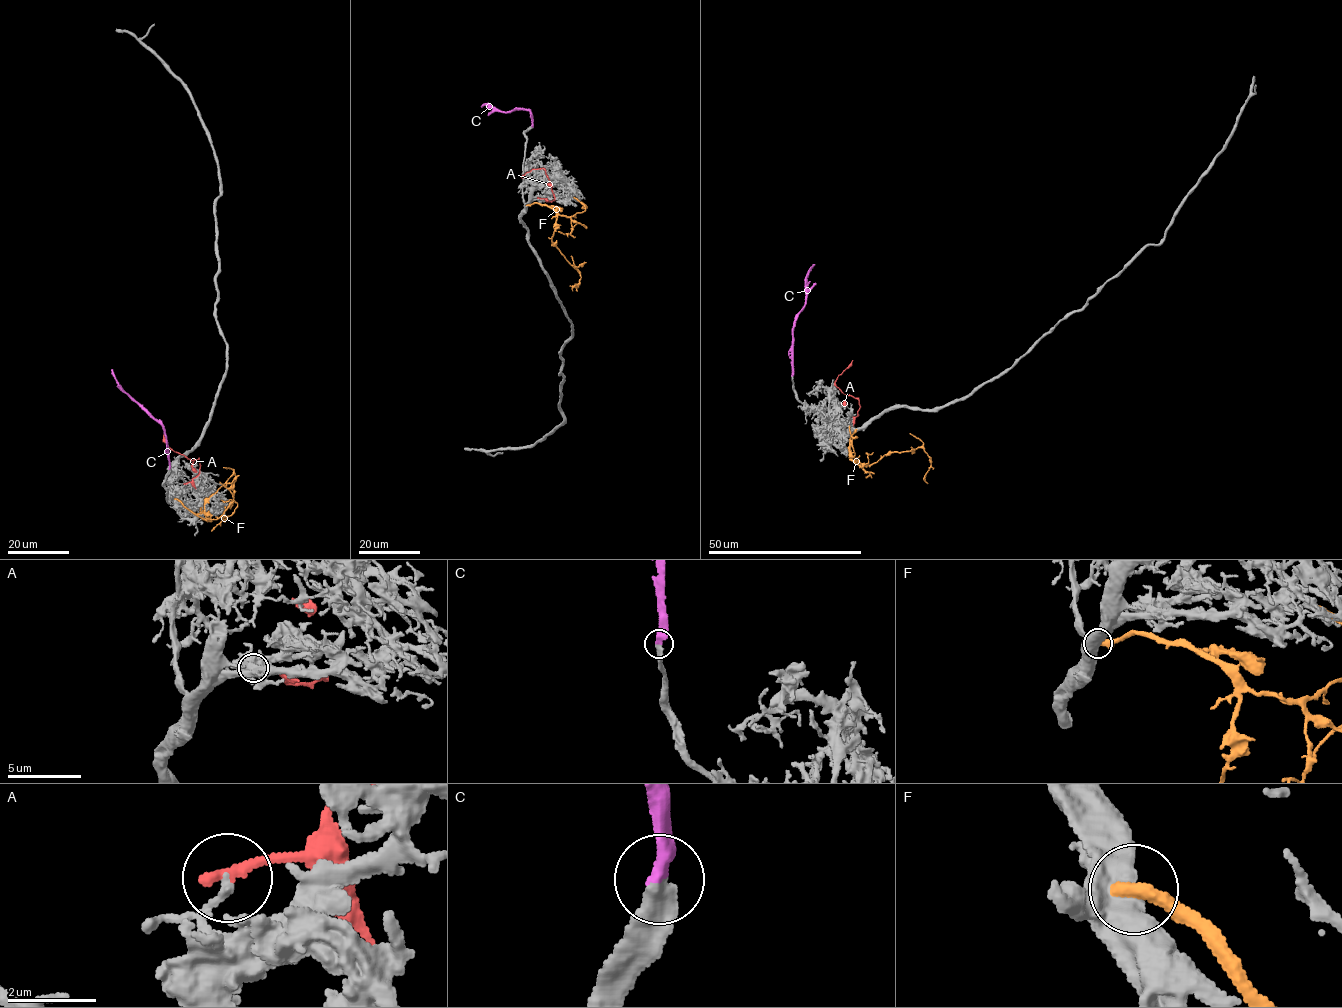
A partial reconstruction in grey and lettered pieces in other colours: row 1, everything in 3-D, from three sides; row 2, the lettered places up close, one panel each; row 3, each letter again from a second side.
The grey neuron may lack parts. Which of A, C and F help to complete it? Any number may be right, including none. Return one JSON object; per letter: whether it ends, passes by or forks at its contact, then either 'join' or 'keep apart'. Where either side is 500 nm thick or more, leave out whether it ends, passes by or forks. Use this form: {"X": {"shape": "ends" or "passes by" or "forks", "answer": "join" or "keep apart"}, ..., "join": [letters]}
{"A": {"shape": "ends", "answer": "keep apart"}, "C": {"shape": "ends", "answer": "join"}, "F": {"answer": "keep apart"}, "join": ["C"]}

